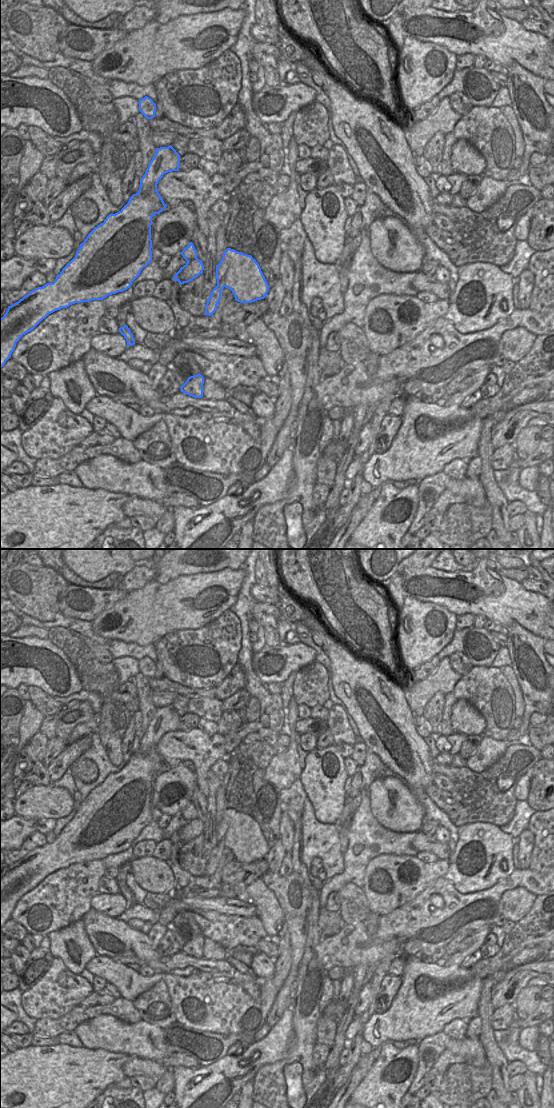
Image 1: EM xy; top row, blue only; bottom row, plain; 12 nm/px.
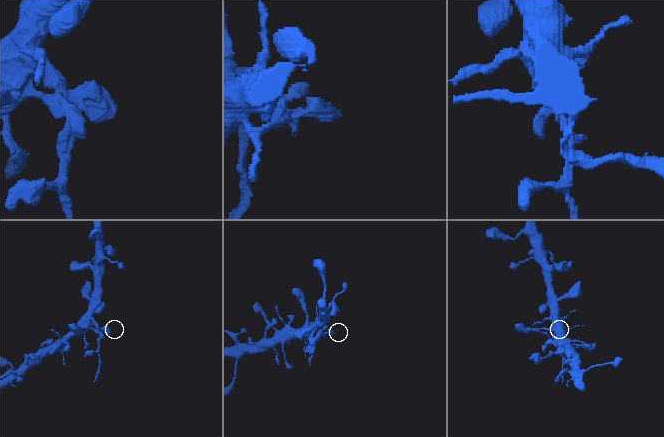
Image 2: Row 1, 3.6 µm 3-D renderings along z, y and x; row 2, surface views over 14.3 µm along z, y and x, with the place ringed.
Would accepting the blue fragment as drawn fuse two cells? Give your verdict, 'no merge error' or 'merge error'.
merge error

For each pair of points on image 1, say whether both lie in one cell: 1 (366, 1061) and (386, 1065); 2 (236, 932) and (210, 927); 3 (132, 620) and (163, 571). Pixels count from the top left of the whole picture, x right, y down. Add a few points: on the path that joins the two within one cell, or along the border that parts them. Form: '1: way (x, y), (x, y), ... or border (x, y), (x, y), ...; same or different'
1: border (381, 1046), (379, 1055), (367, 1074), (360, 1081); different
2: way (230, 931), (216, 927); same
3: border (180, 575), (166, 583), (159, 583), (154, 580); different

